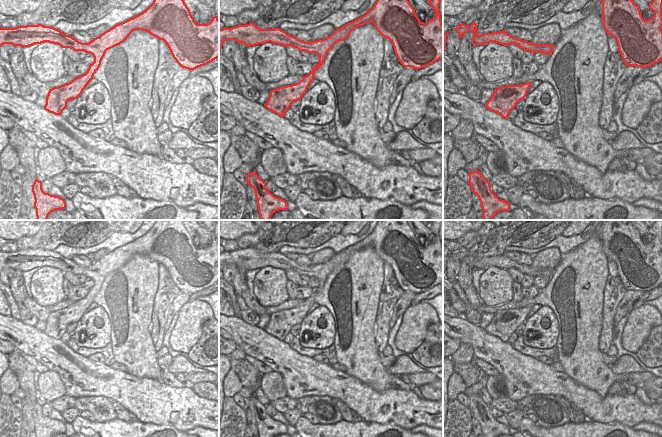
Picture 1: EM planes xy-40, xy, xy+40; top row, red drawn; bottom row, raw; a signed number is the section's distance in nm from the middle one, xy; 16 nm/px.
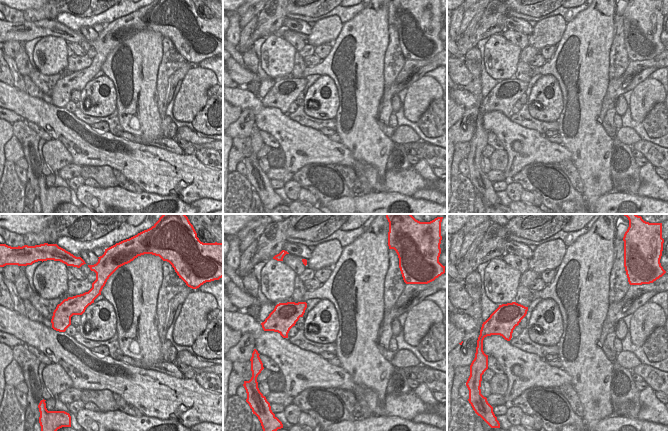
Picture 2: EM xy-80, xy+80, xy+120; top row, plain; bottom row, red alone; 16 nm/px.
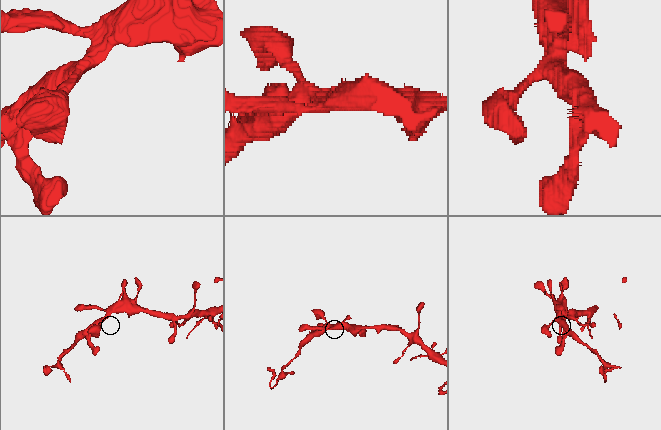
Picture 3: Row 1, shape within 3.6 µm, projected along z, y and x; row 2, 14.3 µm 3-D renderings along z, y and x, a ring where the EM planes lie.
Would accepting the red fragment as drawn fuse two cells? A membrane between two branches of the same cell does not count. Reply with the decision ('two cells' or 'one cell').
one cell

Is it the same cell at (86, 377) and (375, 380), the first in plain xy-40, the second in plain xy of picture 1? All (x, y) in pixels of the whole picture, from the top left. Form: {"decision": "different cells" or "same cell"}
{"decision": "different cells"}

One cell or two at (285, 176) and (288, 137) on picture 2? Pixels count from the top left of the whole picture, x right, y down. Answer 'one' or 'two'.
two

